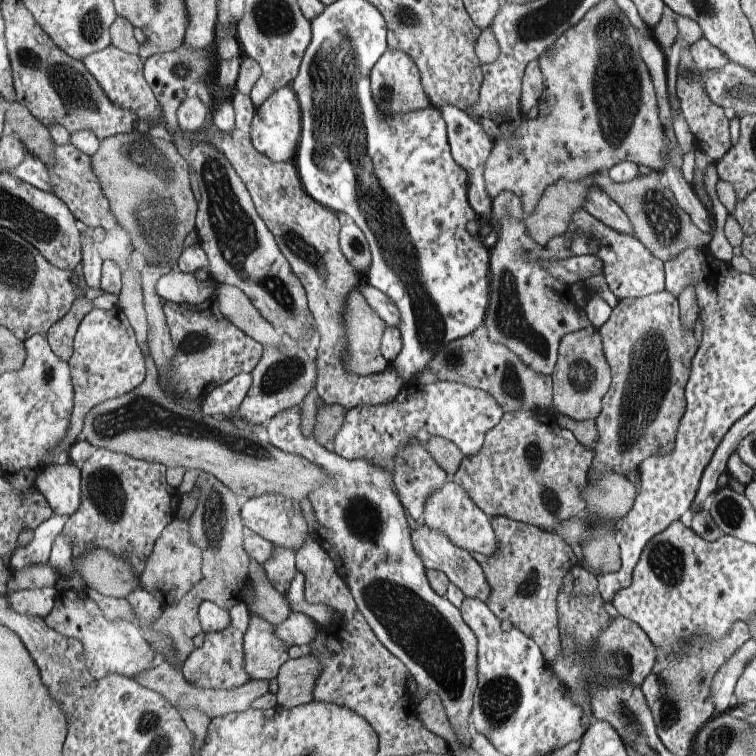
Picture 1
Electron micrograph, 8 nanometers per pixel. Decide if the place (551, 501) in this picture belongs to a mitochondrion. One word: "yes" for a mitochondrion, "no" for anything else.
yes

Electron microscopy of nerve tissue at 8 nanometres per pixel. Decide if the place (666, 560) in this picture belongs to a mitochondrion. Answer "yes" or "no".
yes

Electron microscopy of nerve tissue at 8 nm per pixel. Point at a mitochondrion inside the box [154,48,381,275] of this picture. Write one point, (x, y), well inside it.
(182, 70)

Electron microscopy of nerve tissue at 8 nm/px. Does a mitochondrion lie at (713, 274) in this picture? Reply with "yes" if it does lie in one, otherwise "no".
no

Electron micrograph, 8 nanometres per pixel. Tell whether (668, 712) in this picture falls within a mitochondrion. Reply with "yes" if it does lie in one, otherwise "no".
yes

